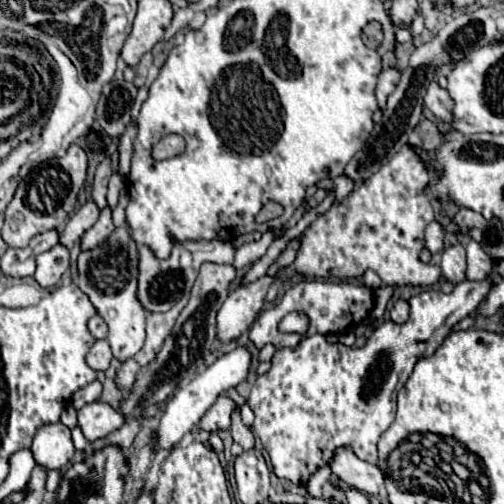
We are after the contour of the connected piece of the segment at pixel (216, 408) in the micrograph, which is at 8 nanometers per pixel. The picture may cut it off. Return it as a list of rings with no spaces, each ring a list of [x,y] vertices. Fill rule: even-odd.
[[[221,395],[209,407],[209,411],[203,415],[199,427],[203,431],[209,431],[209,433],[215,433],[215,431],[221,431],[221,429],[229,429],[229,425],[231,425],[231,411],[233,409],[235,409],[235,403],[227,395]]]

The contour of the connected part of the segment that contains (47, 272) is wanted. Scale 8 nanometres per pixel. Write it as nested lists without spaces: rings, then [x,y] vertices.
[[[55,245],[53,249],[49,249],[37,257],[35,279],[43,289],[51,289],[59,283],[61,275],[67,269],[69,269],[69,251],[61,245]]]

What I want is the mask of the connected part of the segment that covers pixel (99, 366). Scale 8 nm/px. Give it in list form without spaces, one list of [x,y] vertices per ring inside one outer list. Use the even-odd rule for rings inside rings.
[[[95,341],[95,345],[87,353],[87,365],[95,371],[107,371],[111,363],[111,347],[107,341]]]

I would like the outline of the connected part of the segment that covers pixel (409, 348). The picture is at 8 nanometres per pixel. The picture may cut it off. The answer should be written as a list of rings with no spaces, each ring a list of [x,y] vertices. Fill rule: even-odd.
[[[493,275],[483,281],[465,279],[449,295],[427,289],[407,299],[411,307],[407,323],[377,325],[361,349],[331,345],[323,335],[311,335],[301,347],[277,351],[271,359],[273,367],[257,377],[247,399],[255,413],[253,431],[269,453],[275,475],[305,485],[317,467],[333,459],[337,447],[351,447],[363,461],[377,463],[377,441],[395,419],[397,393],[413,365],[433,355],[451,327],[471,315],[491,289]]]

